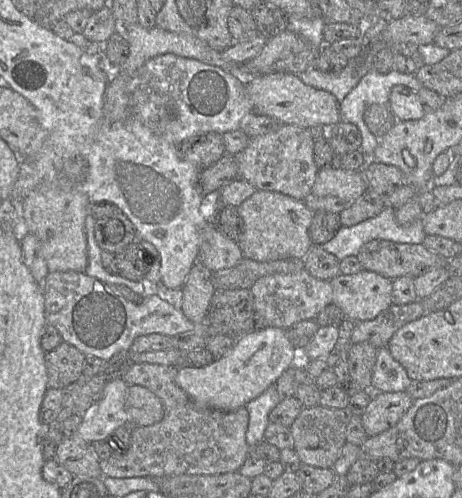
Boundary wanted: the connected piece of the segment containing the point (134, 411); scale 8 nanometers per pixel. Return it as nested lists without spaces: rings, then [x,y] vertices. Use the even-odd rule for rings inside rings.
[[[129,385],[125,408],[130,426],[151,426],[164,416],[161,400],[149,389],[138,385]]]

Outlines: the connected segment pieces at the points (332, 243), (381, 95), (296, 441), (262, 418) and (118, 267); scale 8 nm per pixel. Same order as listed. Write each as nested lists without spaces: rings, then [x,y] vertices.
[[[386,207],[378,215],[356,225],[341,226],[336,235],[321,247],[340,261],[348,256],[356,256],[360,248],[372,240],[421,244],[425,236],[423,217],[408,226],[402,226],[396,221],[395,209]]]
[[[371,69],[339,103],[341,121],[358,128],[362,139],[360,150],[368,159],[376,149],[379,139],[367,128],[363,119],[364,111],[372,104],[390,108],[390,92],[396,85],[403,85],[415,93],[423,87],[415,74],[403,74],[395,69],[381,74]]]
[[[314,406],[303,408],[289,427],[293,436],[293,449],[302,464],[316,468],[333,468],[339,454],[347,443],[346,428],[350,419],[346,409]]]
[[[275,385],[270,386],[260,396],[248,402],[245,408],[249,415],[246,432],[247,444],[250,451],[264,440],[264,432],[269,424],[269,413],[280,402]]]
[[[131,243],[116,252],[111,274],[131,281],[142,281],[150,269],[151,257],[138,245]]]

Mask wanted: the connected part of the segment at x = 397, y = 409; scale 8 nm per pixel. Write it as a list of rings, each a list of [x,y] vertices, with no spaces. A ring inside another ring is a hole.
[[[406,391],[373,392],[372,399],[361,416],[367,435],[378,435],[396,425],[413,401]]]

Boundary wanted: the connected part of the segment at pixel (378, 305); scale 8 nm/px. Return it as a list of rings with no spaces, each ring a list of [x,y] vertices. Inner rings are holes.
[[[363,269],[356,274],[339,274],[330,282],[332,302],[343,311],[346,319],[355,323],[371,320],[393,304],[392,280],[378,273]]]

